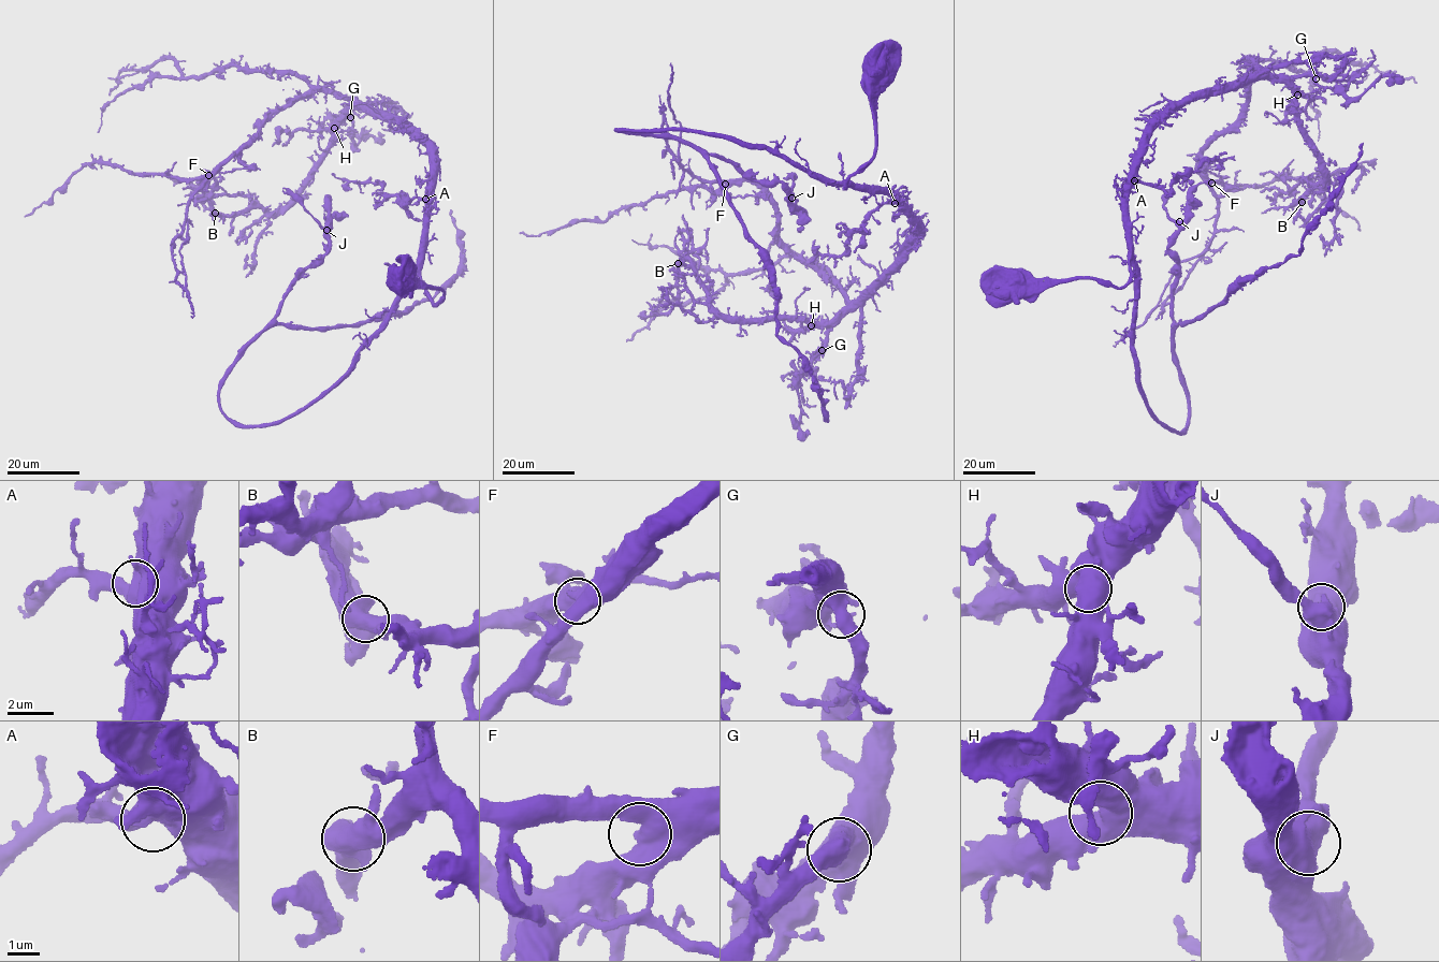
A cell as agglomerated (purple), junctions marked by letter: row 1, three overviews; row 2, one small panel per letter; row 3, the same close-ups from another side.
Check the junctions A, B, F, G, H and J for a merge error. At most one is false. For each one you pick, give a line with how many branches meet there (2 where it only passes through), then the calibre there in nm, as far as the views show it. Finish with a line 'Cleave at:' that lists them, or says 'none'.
Cleave at: none

